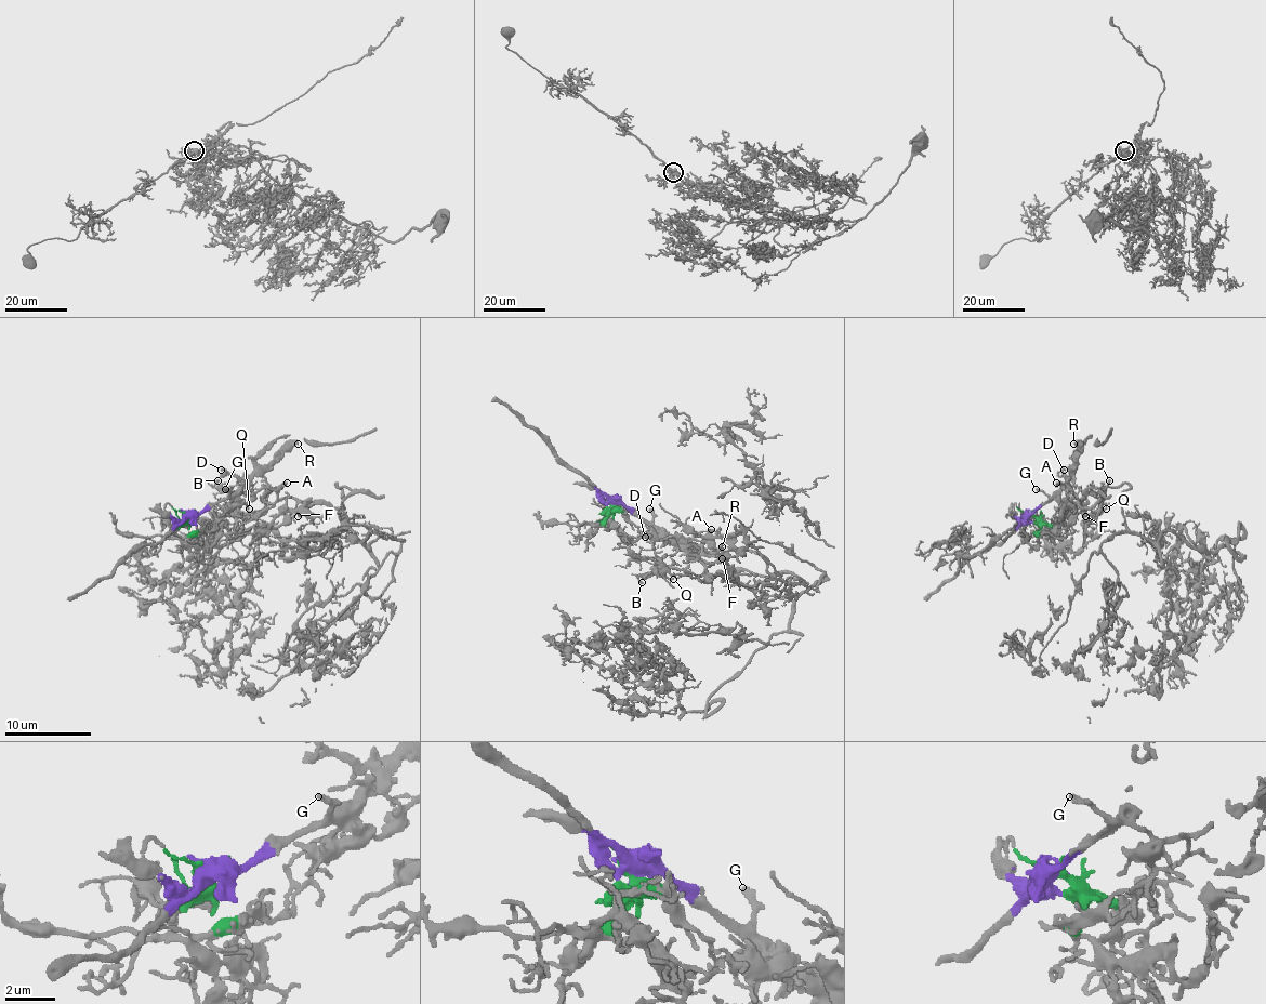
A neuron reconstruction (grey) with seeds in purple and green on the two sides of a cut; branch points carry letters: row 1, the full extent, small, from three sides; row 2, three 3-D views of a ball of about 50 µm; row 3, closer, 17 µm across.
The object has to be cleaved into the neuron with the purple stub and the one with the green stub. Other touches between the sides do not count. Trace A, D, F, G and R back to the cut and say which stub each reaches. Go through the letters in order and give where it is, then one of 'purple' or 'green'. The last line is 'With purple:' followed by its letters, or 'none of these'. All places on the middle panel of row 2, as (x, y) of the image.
A: at (711, 529); green
D: at (645, 537); purple
F: at (722, 558); green
G: at (649, 509); purple
R: at (722, 546); purple
With purple: D, G, R

